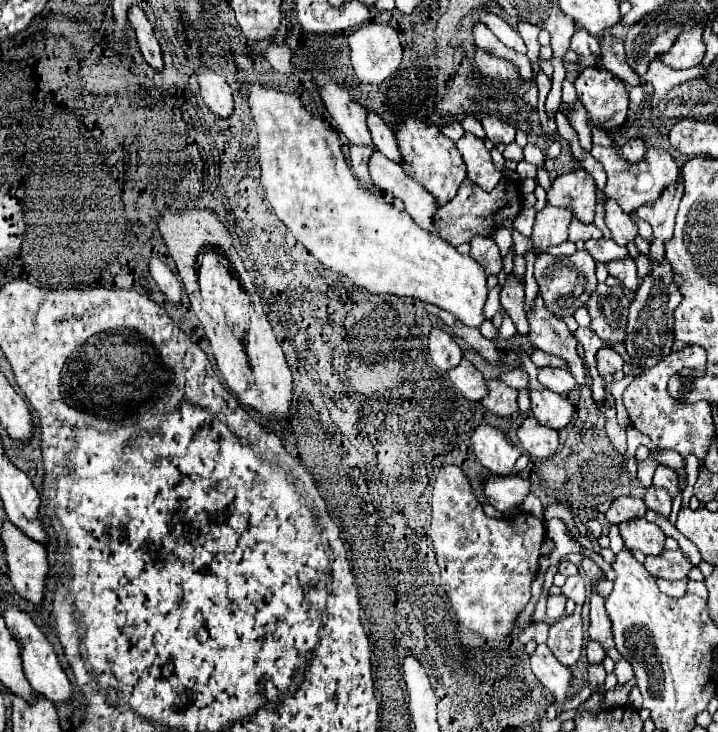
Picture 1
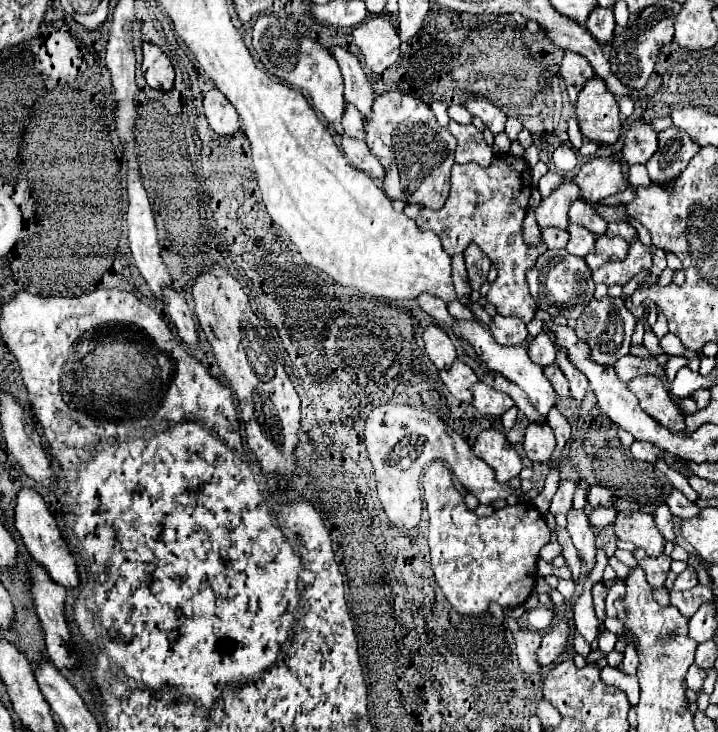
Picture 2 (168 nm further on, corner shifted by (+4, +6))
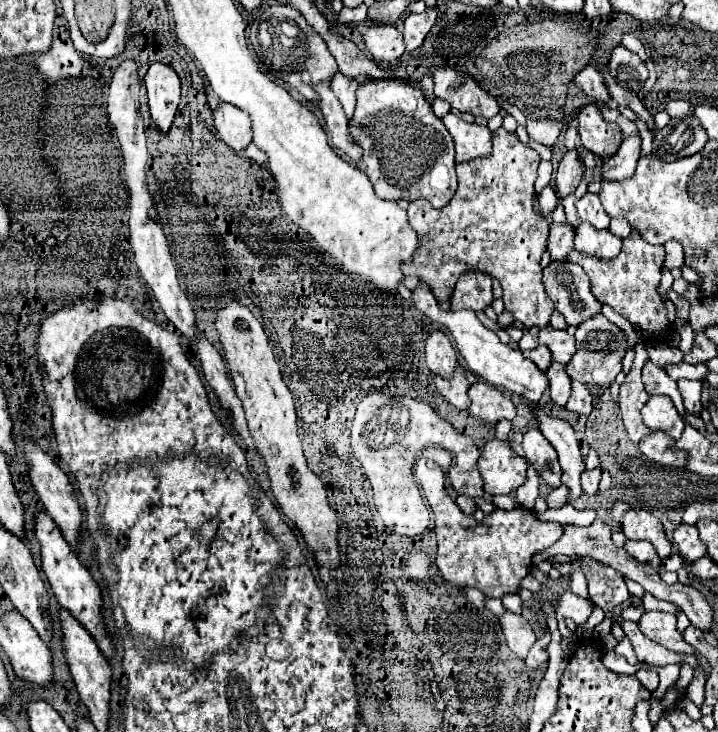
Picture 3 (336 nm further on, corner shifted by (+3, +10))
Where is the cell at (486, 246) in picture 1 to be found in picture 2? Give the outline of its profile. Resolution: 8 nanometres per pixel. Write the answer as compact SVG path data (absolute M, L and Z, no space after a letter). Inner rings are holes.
M473 244L465 250L465 266L467 266L467 276L469 276L469 284L473 290L479 290L485 280L487 280L487 272L491 268L491 262L487 260L487 256Z

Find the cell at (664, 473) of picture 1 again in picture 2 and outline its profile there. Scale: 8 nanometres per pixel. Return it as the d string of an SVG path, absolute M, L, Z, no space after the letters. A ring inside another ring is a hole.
M671 490L671 494L667 496L667 506L669 506L669 510L673 512L673 516L677 516L677 518L681 518L681 520L695 518L695 516L699 516L699 512L701 512L701 508L699 508L695 502L689 502L689 500L685 498L685 494L679 492L679 490Z

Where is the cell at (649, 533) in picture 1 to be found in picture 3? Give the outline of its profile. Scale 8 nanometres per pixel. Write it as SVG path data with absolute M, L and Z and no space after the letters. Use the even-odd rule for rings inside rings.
M630 508L628 512L624 512L624 516L622 516L622 532L626 534L626 538L652 542L652 546L656 548L660 558L666 558L672 552L672 544L666 538L662 522L656 516L644 512L644 510Z

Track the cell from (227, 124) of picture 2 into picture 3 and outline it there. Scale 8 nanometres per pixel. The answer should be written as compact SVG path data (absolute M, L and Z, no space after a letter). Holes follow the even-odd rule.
M218 104L214 110L214 130L236 152L242 152L252 142L248 114L232 104Z

